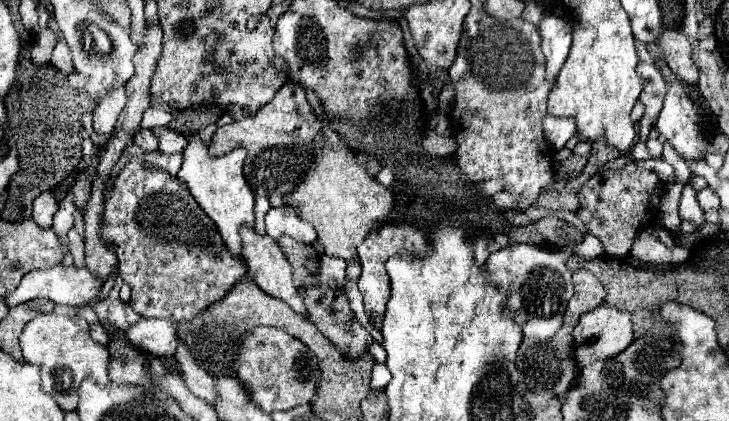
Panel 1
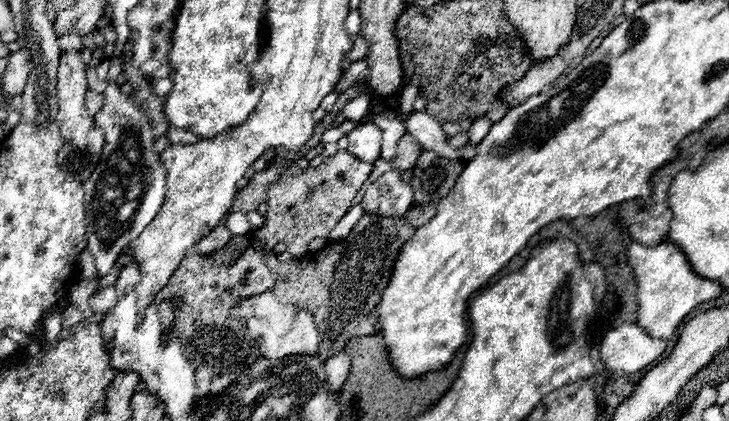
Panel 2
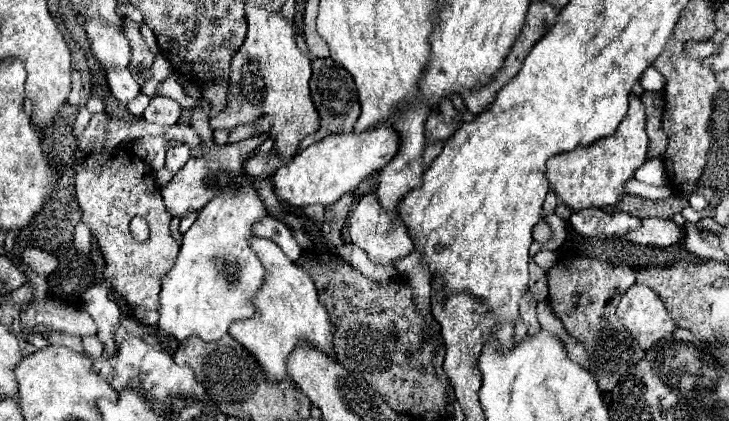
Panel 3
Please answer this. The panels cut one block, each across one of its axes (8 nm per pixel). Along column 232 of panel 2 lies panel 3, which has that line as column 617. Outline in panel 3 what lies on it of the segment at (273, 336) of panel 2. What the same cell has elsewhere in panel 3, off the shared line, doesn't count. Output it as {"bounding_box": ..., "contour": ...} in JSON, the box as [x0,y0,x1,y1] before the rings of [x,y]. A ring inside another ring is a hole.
{"bounding_box":[616,284,676,350],"contour":[[[634,284],[622,296],[616,314],[622,326],[644,350],[652,348],[662,336],[674,332],[676,328],[658,294],[652,288],[640,284]]]}

